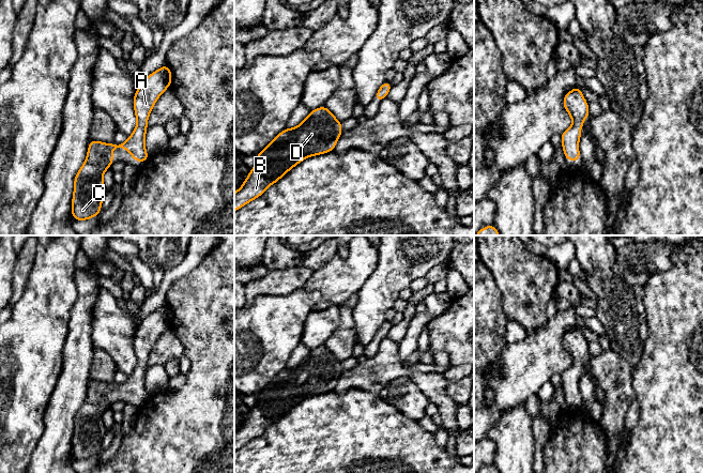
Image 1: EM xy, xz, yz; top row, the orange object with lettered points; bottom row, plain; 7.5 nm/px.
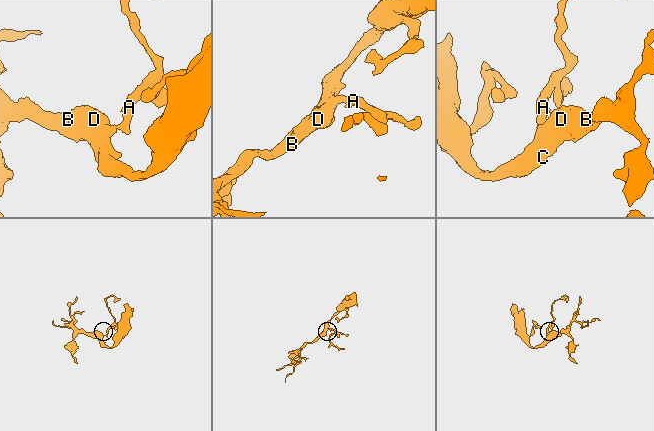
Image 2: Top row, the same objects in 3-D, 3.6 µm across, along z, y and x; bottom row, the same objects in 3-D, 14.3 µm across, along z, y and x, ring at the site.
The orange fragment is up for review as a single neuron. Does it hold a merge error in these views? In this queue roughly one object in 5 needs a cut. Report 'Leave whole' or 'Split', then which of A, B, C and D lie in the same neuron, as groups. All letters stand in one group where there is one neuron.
Leave whole. Groups: A B C D

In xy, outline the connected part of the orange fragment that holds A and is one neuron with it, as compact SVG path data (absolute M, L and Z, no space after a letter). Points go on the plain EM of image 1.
M165 304L141 321L133 342L137 365L124 383L90 380L86 401L74 419L72 455L75 460L87 460L101 453L106 434L103 414L113 402L111 388L129 388L131 398L138 399L140 403L150 397L144 386L149 354L161 334L170 326L171 319L171 309Z

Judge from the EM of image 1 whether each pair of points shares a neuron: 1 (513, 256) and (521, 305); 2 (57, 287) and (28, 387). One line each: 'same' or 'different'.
1: same
2: same

